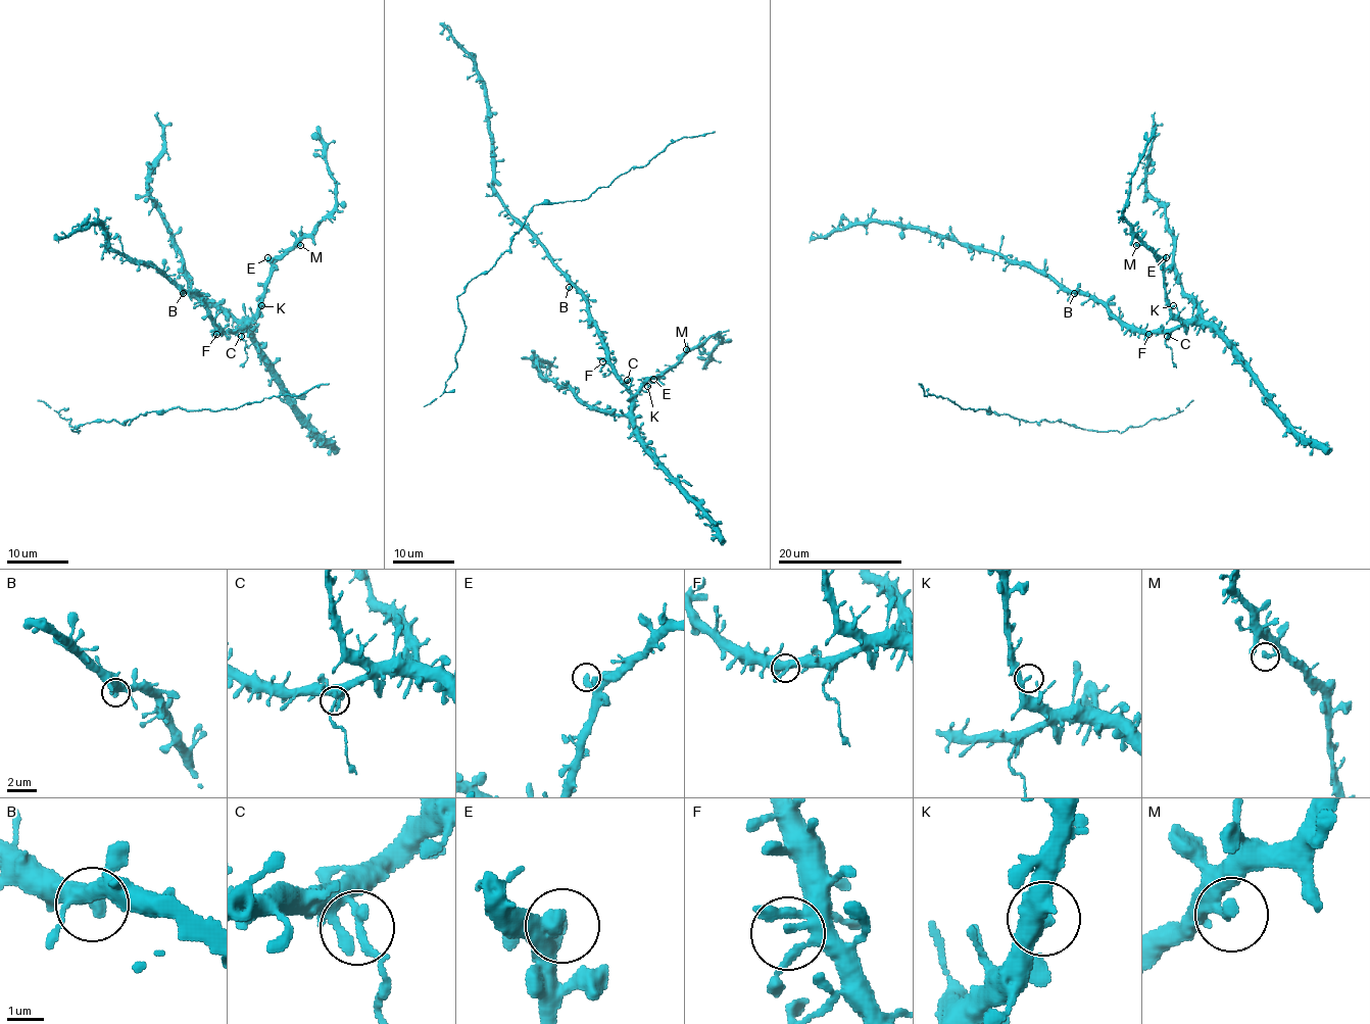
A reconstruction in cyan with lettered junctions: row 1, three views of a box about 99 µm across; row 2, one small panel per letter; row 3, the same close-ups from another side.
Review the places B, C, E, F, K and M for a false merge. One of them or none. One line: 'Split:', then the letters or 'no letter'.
Split: C

